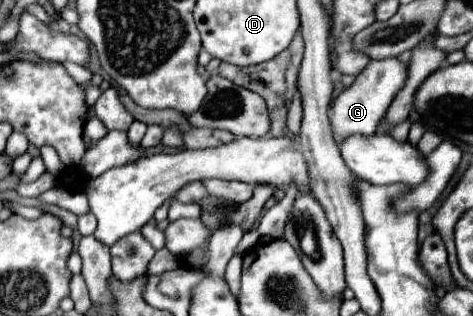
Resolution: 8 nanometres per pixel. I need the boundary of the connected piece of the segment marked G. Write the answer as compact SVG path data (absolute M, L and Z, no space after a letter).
M382 59L382 61L370 61L368 67L356 77L356 83L348 89L344 89L330 109L330 123L334 129L334 139L340 143L348 135L362 133L362 135L374 135L378 121L386 115L392 99L402 89L402 83L406 81L406 63L400 63L398 59Z

